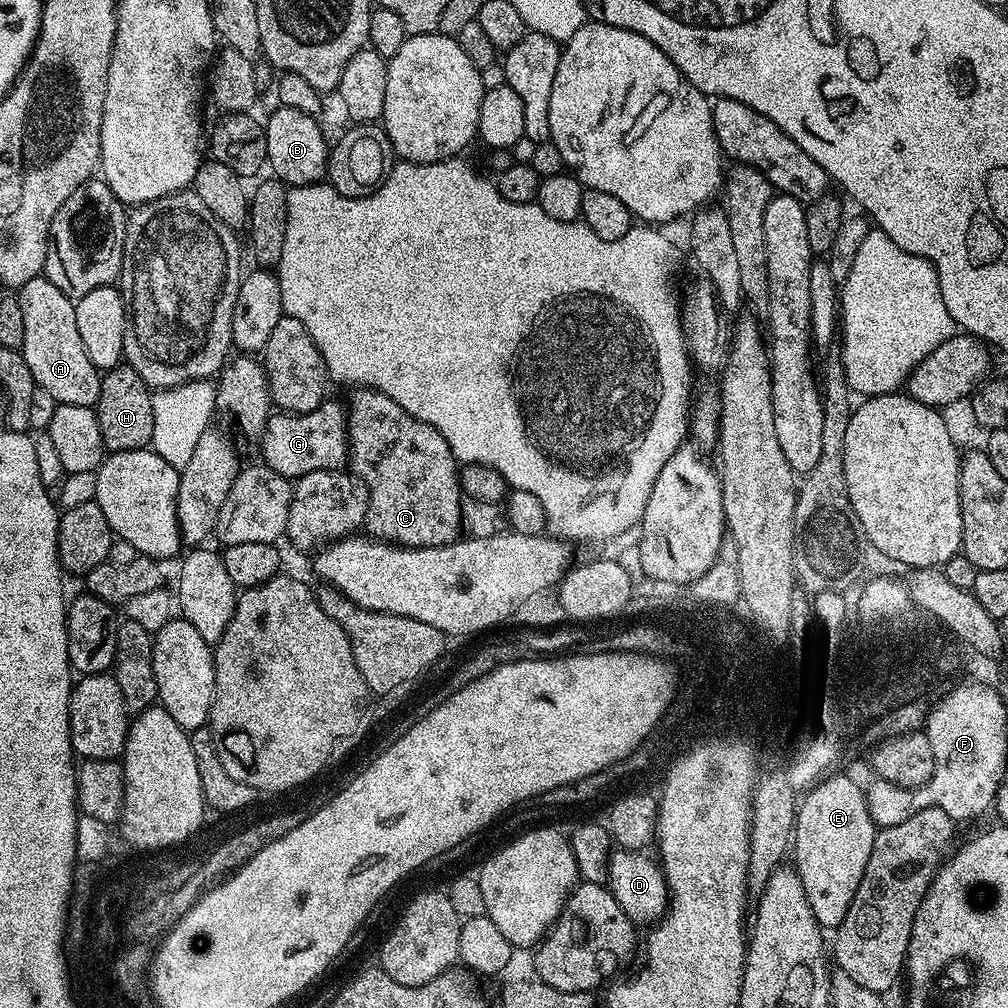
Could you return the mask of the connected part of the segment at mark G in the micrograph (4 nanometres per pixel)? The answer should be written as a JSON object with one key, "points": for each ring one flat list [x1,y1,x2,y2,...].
{"points":[[326,398,320,407,309,412,273,411,259,437,263,463,270,470,289,478,299,478,326,470,335,472,349,463,348,455,348,413,345,405,333,398]]}

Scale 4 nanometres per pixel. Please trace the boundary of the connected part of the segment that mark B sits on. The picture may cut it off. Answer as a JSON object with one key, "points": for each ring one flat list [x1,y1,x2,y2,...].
{"points":[[276,106,264,124,266,150,268,151,267,167,272,168,271,175,283,180,293,188,307,184,319,184,328,175,329,141,324,141,324,132,320,129,319,119,301,110]]}

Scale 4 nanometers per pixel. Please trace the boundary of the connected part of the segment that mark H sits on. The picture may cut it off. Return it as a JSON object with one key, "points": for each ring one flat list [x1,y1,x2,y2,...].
{"points":[[121,362,101,375,100,393,94,407,104,446,109,453,147,448,151,445,154,434,152,392,131,364]]}

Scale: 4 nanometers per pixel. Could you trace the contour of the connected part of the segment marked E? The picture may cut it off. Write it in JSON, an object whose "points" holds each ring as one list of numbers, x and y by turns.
{"points":[[832,774,804,792,796,810,795,831,790,845,791,851,796,851,794,867,802,878,806,898,810,902,810,908,814,910,814,918,824,930,836,930,846,918,855,891,862,881,863,871,866,870,867,859,870,858,871,847,878,831,868,809,865,789,859,788,850,777,840,775]]}

